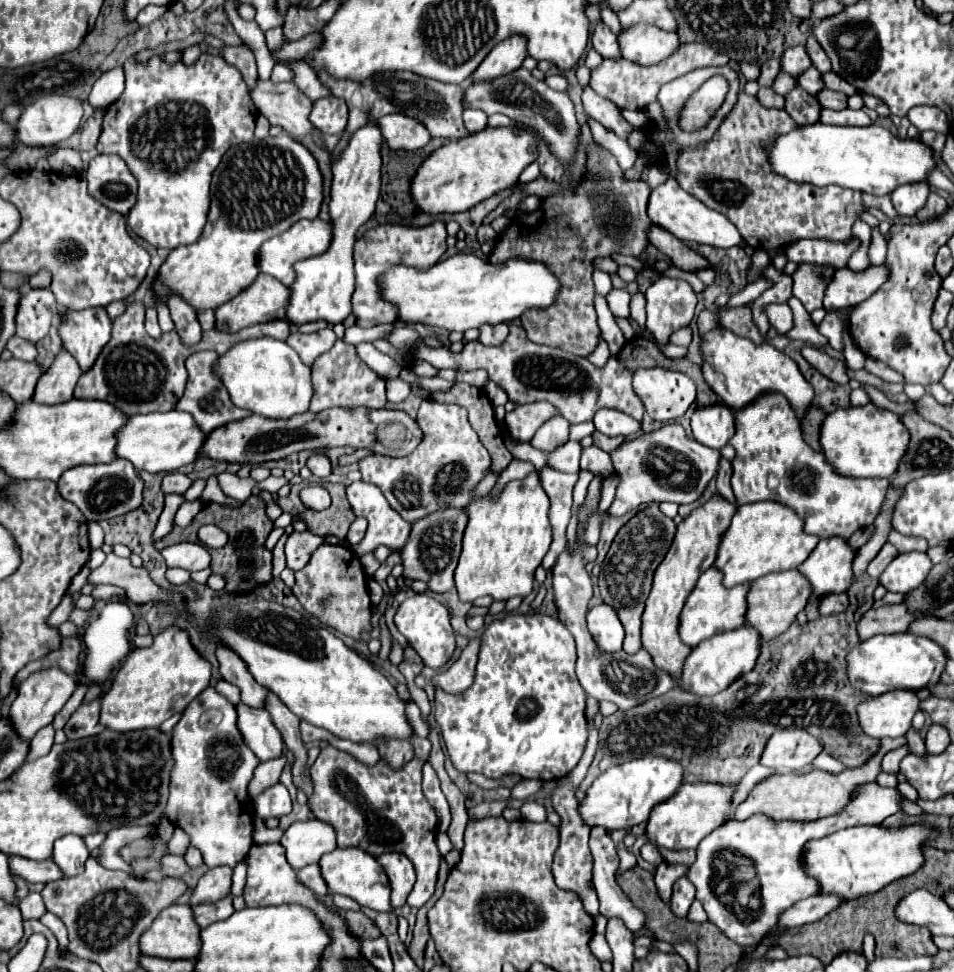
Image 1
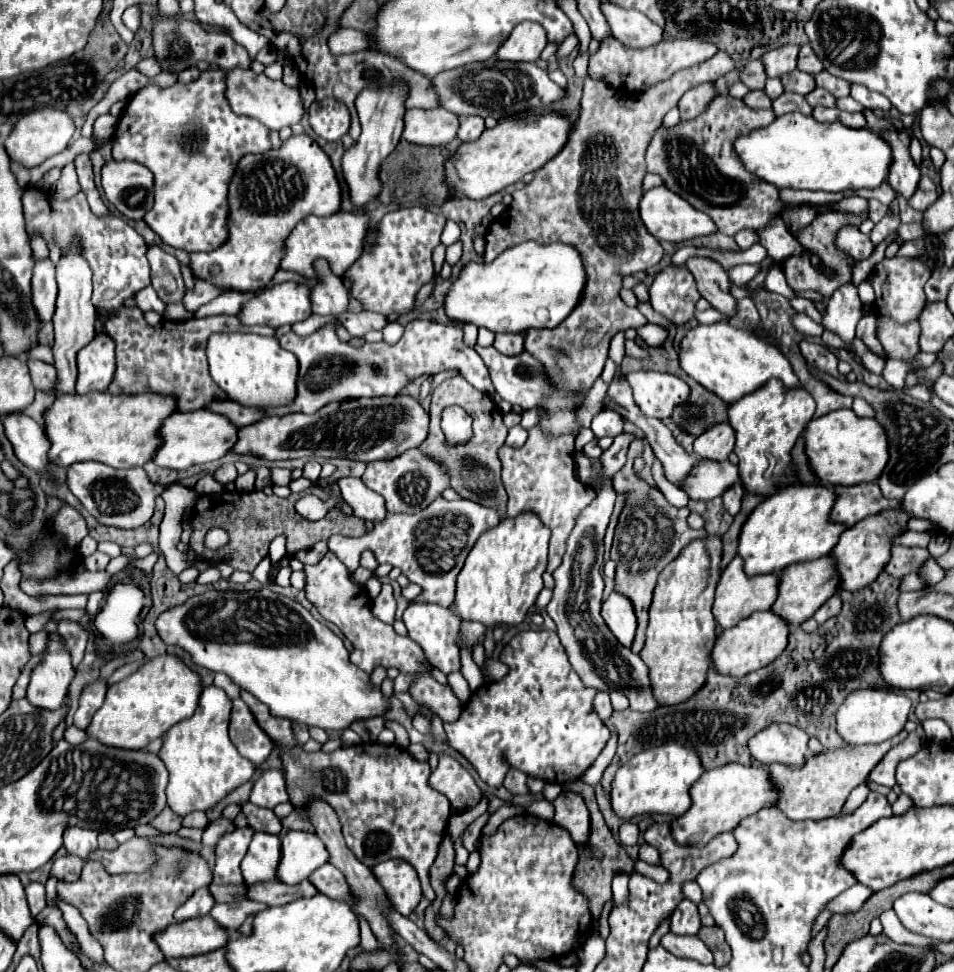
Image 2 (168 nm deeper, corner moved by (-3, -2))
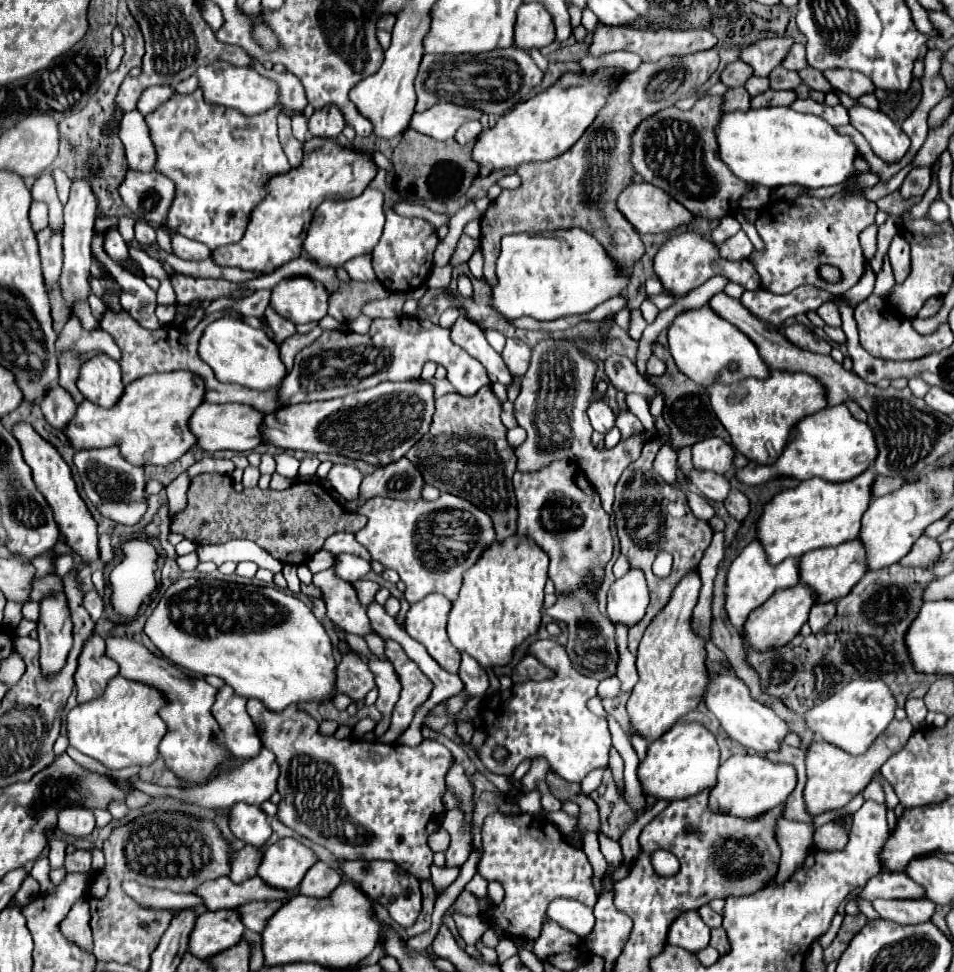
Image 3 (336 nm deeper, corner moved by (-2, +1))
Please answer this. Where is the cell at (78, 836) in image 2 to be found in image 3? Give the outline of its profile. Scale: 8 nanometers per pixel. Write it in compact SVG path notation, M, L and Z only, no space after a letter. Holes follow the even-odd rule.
M64 807L58 813L58 829L74 837L90 835L94 825L96 825L94 815L92 811L86 811L86 807Z

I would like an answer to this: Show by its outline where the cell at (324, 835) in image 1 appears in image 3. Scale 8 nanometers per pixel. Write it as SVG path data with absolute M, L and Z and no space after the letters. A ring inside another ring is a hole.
M282 839L264 851L258 875L264 883L276 889L292 891L316 861L318 857L312 849L304 847L296 839Z

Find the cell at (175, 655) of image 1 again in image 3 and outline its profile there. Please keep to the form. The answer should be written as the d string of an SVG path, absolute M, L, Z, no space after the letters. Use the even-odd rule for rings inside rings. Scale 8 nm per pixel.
M118 675L108 683L102 697L78 703L66 713L68 745L108 769L152 765L158 759L158 745L166 735L166 723L158 717L158 709L164 703L160 691Z

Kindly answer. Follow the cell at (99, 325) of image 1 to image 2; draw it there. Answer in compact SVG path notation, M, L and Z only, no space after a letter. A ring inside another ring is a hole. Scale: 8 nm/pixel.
M105 332L95 334L95 338L79 350L77 366L77 394L107 390L115 372L115 342L111 342Z

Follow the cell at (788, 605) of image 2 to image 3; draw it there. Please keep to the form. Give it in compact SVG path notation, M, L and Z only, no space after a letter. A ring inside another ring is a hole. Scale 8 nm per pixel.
M860 539L846 541L838 547L814 549L800 559L800 581L814 589L814 593L818 595L818 603L846 597L846 593L852 591L852 587L862 579L862 575L866 575L866 571L868 571L868 563L866 563L864 545Z

